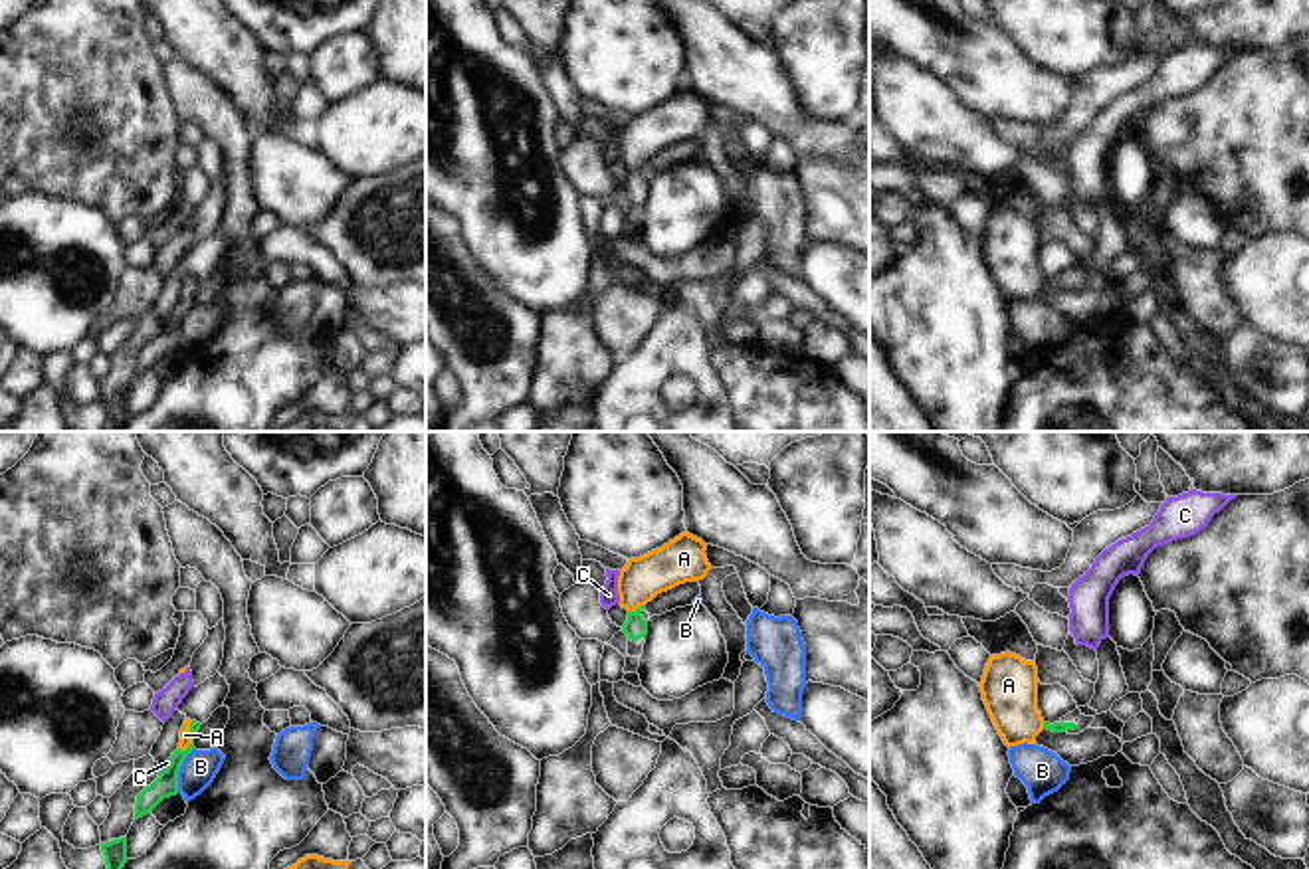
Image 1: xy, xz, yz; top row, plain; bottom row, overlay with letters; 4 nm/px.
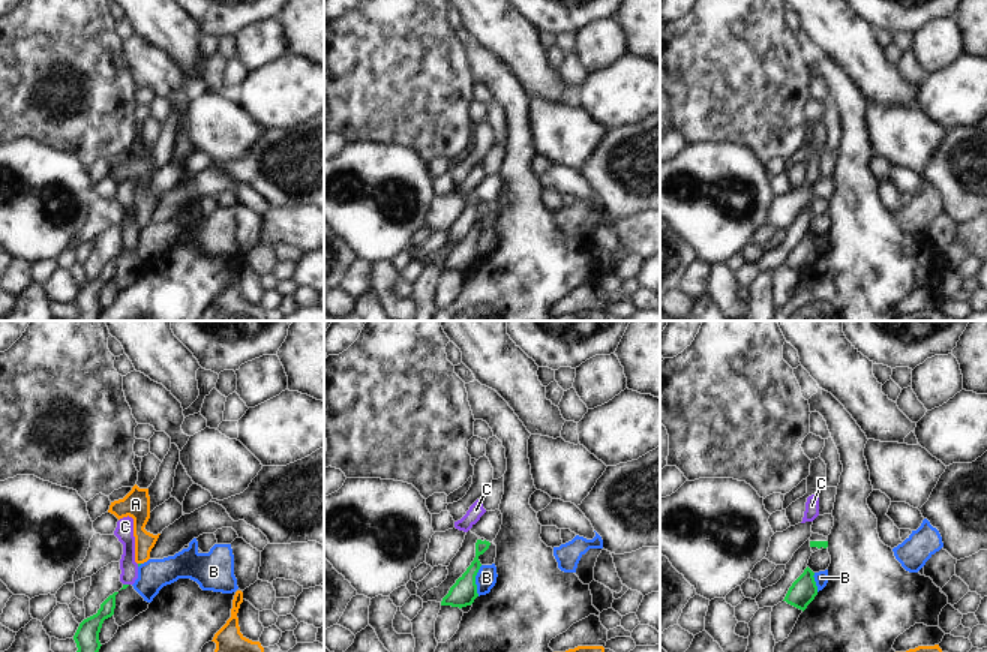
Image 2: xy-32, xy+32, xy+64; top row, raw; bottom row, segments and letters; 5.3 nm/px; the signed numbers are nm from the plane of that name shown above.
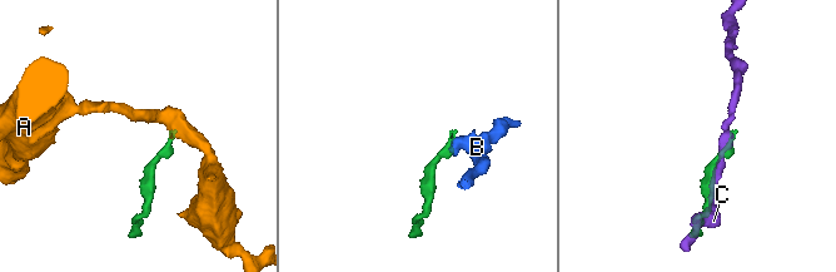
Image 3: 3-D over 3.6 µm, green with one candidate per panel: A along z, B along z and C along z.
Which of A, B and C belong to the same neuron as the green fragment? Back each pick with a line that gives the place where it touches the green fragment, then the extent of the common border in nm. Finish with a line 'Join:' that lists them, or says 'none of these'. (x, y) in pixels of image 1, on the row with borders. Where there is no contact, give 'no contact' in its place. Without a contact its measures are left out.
A: meets green in xy at (193, 737); contact 140 nm long
Join: A

